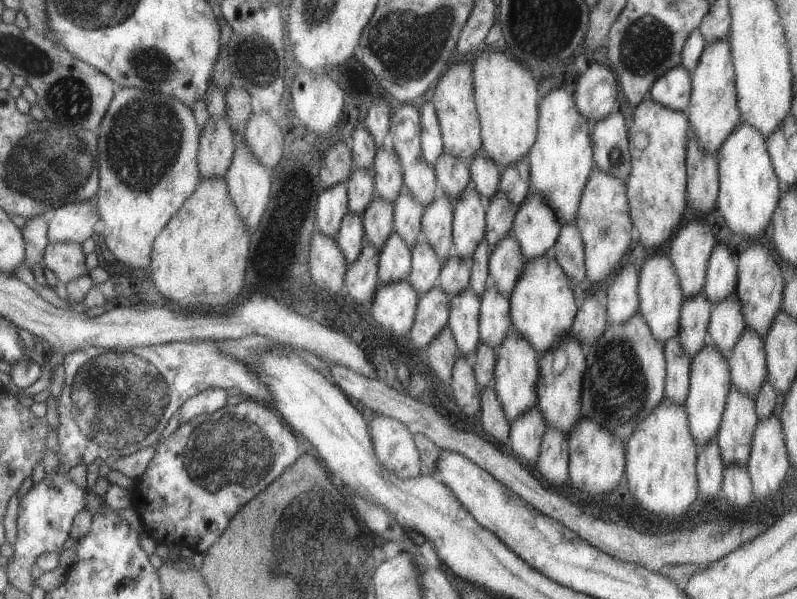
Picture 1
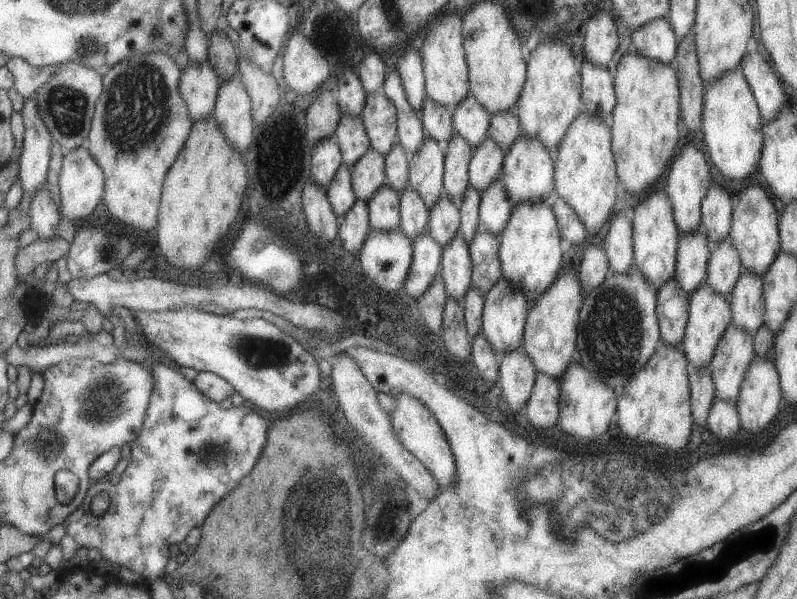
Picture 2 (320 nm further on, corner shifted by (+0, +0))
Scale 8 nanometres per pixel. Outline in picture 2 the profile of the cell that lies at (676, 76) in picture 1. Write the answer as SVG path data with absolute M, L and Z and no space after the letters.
M657 17L634 28L630 42L644 57L668 64L674 57L678 40L667 17Z

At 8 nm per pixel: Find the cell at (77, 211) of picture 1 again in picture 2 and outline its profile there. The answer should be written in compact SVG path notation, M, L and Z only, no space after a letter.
M85 146L74 148L62 156L57 184L60 194L58 211L62 217L76 225L78 220L83 223L85 216L91 214L95 206L103 200L104 174Z

